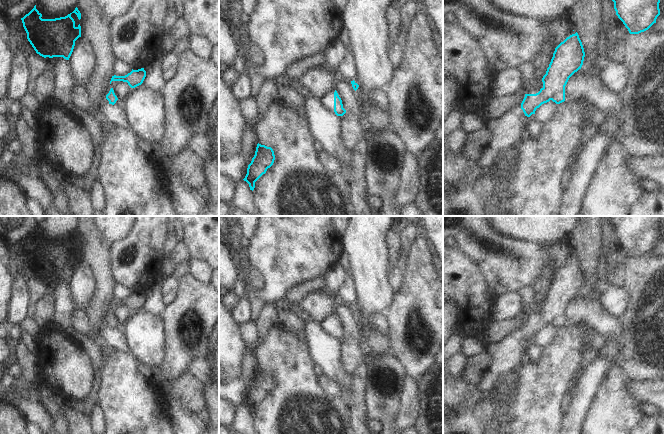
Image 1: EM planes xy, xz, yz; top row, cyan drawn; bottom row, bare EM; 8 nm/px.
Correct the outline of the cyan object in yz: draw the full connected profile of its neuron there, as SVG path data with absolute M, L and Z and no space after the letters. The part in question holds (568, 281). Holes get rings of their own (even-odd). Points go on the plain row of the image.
M578 257L561 266L542 302L541 313L528 312L522 327L500 342L490 345L493 359L480 381L480 399L486 398L494 389L498 379L522 366L527 359L529 341L537 332L552 324L556 328L565 325L565 310L569 302L581 293L585 281Z

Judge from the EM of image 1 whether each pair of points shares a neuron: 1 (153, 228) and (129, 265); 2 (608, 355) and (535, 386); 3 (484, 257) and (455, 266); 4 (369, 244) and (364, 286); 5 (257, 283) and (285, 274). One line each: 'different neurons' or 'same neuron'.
1: same neuron
2: different neurons
3: different neurons
4: same neuron
5: different neurons

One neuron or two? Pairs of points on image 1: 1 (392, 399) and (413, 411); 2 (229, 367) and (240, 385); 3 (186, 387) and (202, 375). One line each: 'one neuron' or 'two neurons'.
1: two neurons
2: two neurons
3: two neurons

